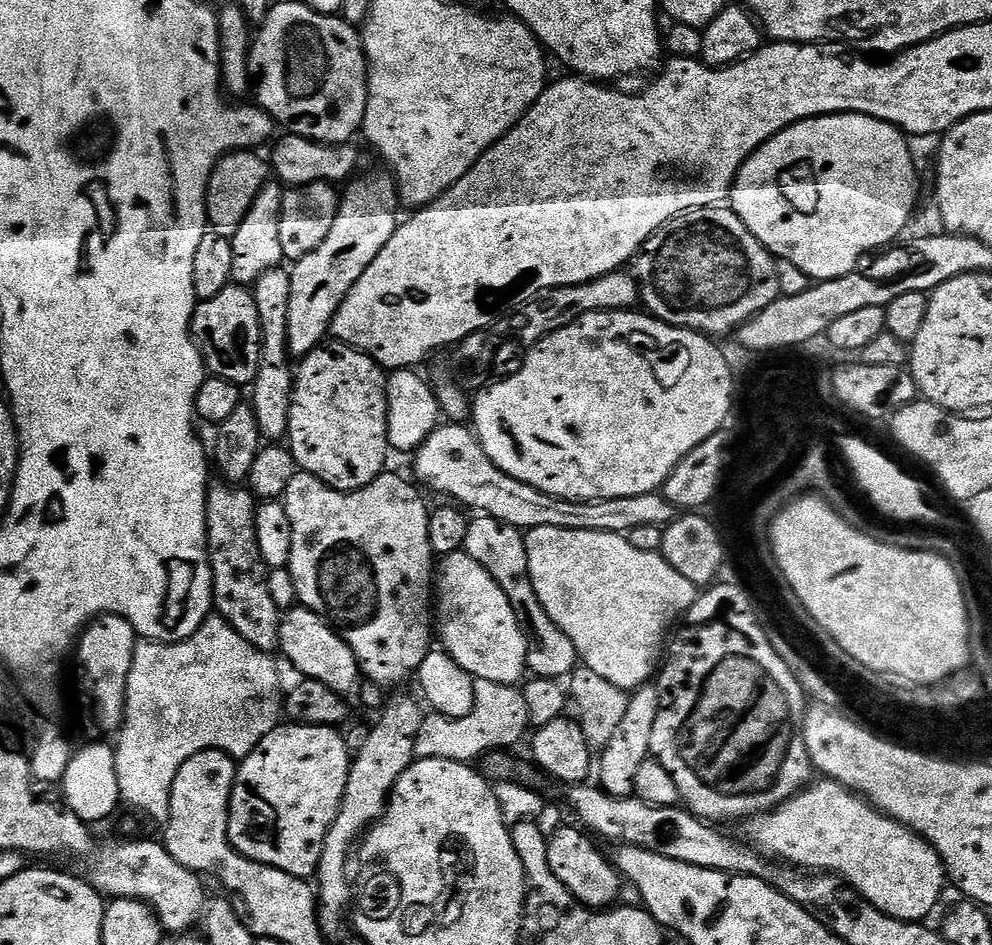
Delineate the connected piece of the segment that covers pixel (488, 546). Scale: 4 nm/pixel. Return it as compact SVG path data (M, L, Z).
M480 514L475 519L469 523L466 530L463 551L468 552L470 558L474 558L474 562L482 562L486 574L490 574L490 578L494 578L498 586L502 586L506 598L510 598L510 606L514 606L518 626L528 643L527 671L533 677L549 680L567 677L578 664L576 647L574 642L570 642L570 638L566 638L563 630L550 618L550 614L546 614L534 590L526 554L525 533L519 528L495 520L492 516Z

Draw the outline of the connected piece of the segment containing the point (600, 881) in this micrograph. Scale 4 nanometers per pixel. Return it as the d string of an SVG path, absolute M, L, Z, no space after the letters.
M563 826L547 839L550 870L554 878L570 890L578 904L593 910L607 909L621 899L622 878L613 861L604 860L603 854L596 849L597 841L587 831L576 828Z

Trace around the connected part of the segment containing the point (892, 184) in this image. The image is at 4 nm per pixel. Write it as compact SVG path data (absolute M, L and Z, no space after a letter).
M837 112L835 116L814 116L811 120L800 120L796 124L790 124L783 132L767 140L761 148L756 149L751 156L745 160L739 172L736 173L736 179L730 189L730 207L732 211L742 218L742 222L758 238L758 242L764 245L773 257L794 262L798 270L802 270L813 281L833 280L842 278L846 274L857 271L860 259L867 252L872 252L875 248L880 248L883 244L888 244L891 240L896 240L909 227L914 213L918 208L916 202L916 169L918 169L917 160L912 156L908 149L909 137L888 124L885 120L879 120L873 116L864 116L860 112Z

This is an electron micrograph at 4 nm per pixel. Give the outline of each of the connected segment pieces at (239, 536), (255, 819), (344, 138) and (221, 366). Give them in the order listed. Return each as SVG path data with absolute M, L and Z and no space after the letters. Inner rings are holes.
M232 482L209 483L206 498L208 561L212 567L212 602L215 615L238 630L250 646L269 654L279 649L282 611L270 594L270 569L258 550L256 509L258 501L247 487Z
M295 722L287 726L266 734L248 757L239 761L226 831L241 856L308 880L315 877L326 834L344 797L350 749L336 728Z
M299 2L292 4L273 3L268 10L268 17L259 25L260 33L253 35L248 50L248 75L250 88L256 91L255 103L263 108L277 125L284 127L285 133L294 136L305 136L307 140L316 140L319 144L347 144L353 138L352 135L361 131L366 114L366 102L368 101L368 62L364 59L364 46L362 36L353 25L345 22L339 15L323 16L321 12L310 10Z
M229 286L214 298L199 301L192 316L192 339L211 375L251 385L260 372L260 319L255 295L247 287Z

